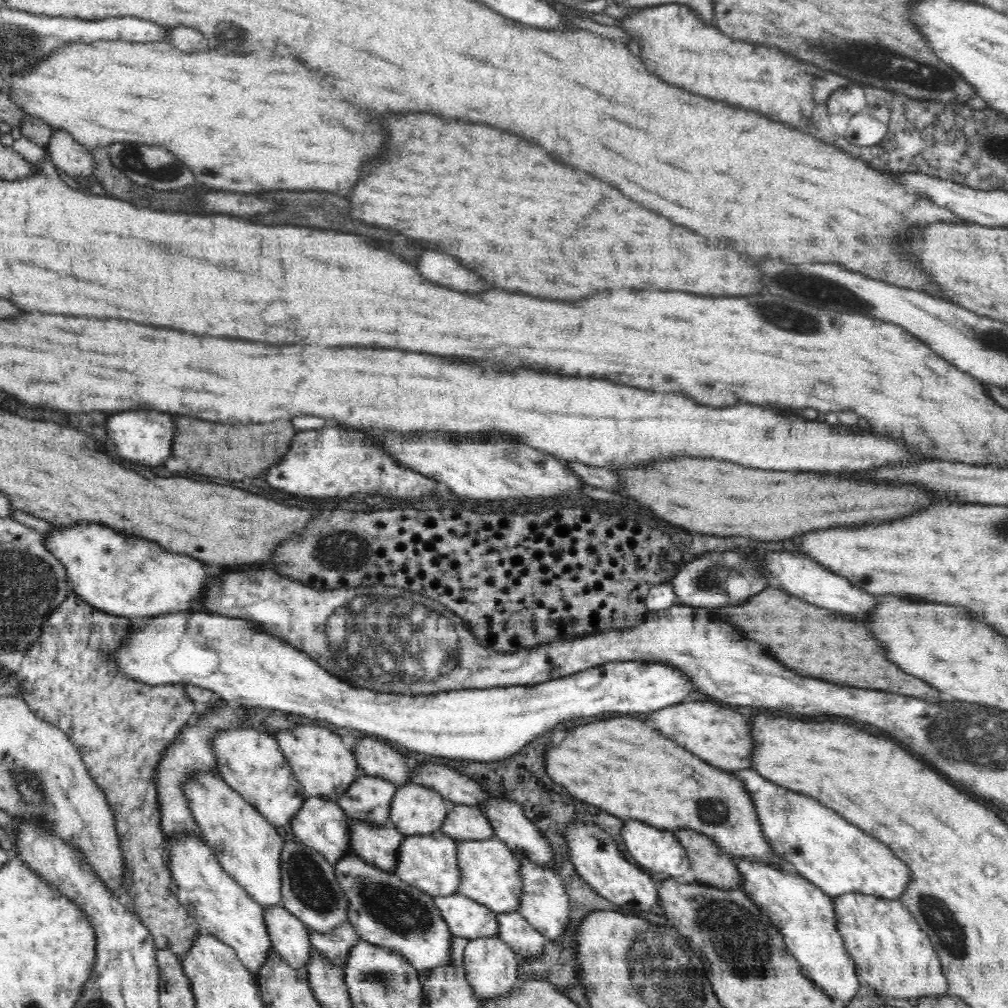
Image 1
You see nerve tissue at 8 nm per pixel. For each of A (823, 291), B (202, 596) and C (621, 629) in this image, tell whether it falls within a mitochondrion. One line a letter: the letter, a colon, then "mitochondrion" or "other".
A: mitochondrion
B: other
C: other

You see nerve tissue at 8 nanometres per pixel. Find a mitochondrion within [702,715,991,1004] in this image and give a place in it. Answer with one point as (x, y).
(948, 933)

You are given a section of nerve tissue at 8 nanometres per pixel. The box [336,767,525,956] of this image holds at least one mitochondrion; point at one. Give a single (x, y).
(397, 910)

